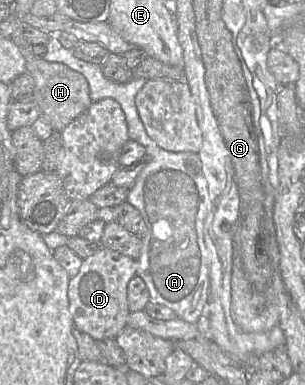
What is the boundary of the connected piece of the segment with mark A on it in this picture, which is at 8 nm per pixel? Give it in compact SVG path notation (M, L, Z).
M51 35L46 48L45 60L62 63L85 77L93 103L112 98L120 104L129 139L145 148L148 163L126 199L140 212L146 225L136 275L146 284L150 302L164 305L173 310L177 318L196 325L208 302L209 252L204 240L204 224L211 210L208 184L198 153L166 151L148 136L135 104L135 97L147 79L132 78L125 84L112 82L103 75L101 65L76 58L71 49L61 45L56 35Z

